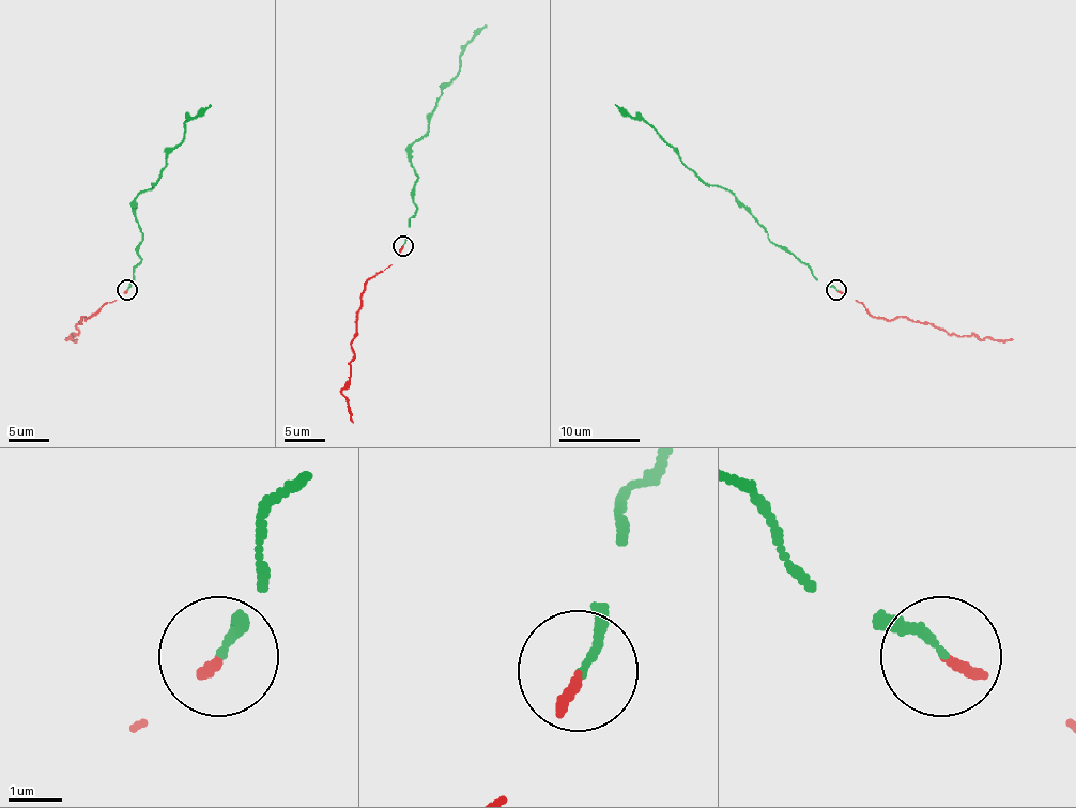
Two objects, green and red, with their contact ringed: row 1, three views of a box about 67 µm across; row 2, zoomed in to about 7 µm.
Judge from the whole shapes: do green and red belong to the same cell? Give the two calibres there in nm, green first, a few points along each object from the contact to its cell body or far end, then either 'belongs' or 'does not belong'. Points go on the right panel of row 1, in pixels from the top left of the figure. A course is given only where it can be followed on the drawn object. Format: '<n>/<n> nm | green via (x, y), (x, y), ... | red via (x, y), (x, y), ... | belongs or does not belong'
130/160 nm | green via (836, 289), (813, 275), (786, 249), (780, 249), (738, 198), (723, 188), (707, 186), (665, 140), (615, 104) | red via (836, 289), (861, 302), (875, 318), (909, 318), (950, 334), (1013, 340) | belongs

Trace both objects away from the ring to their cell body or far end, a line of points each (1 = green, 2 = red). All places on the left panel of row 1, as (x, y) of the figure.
1: (126, 289), (140, 263), (142, 239), (135, 198), (153, 186), (167, 156), (183, 140), (185, 124), (210, 104)
2: (126, 289), (117, 300), (106, 302), (90, 318), (82, 318), (76, 325), (76, 334), (65, 338), (78, 340)

